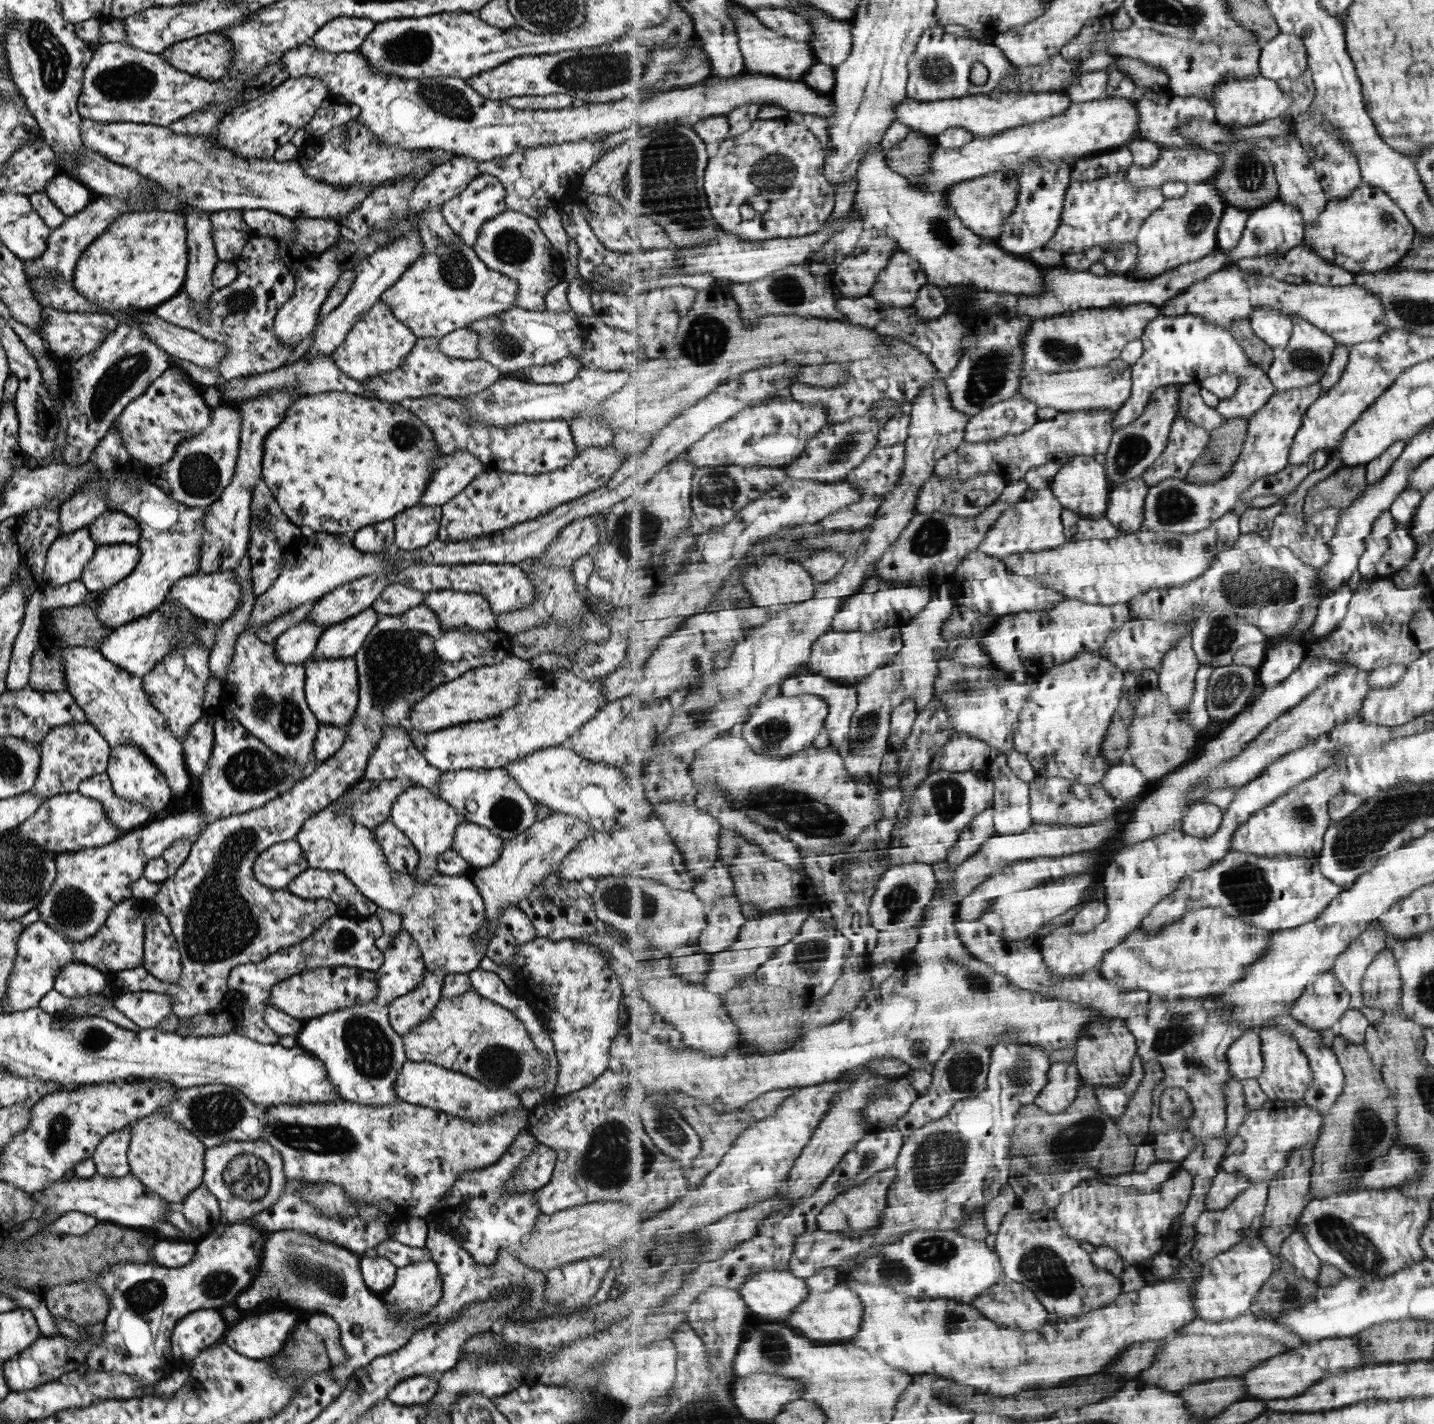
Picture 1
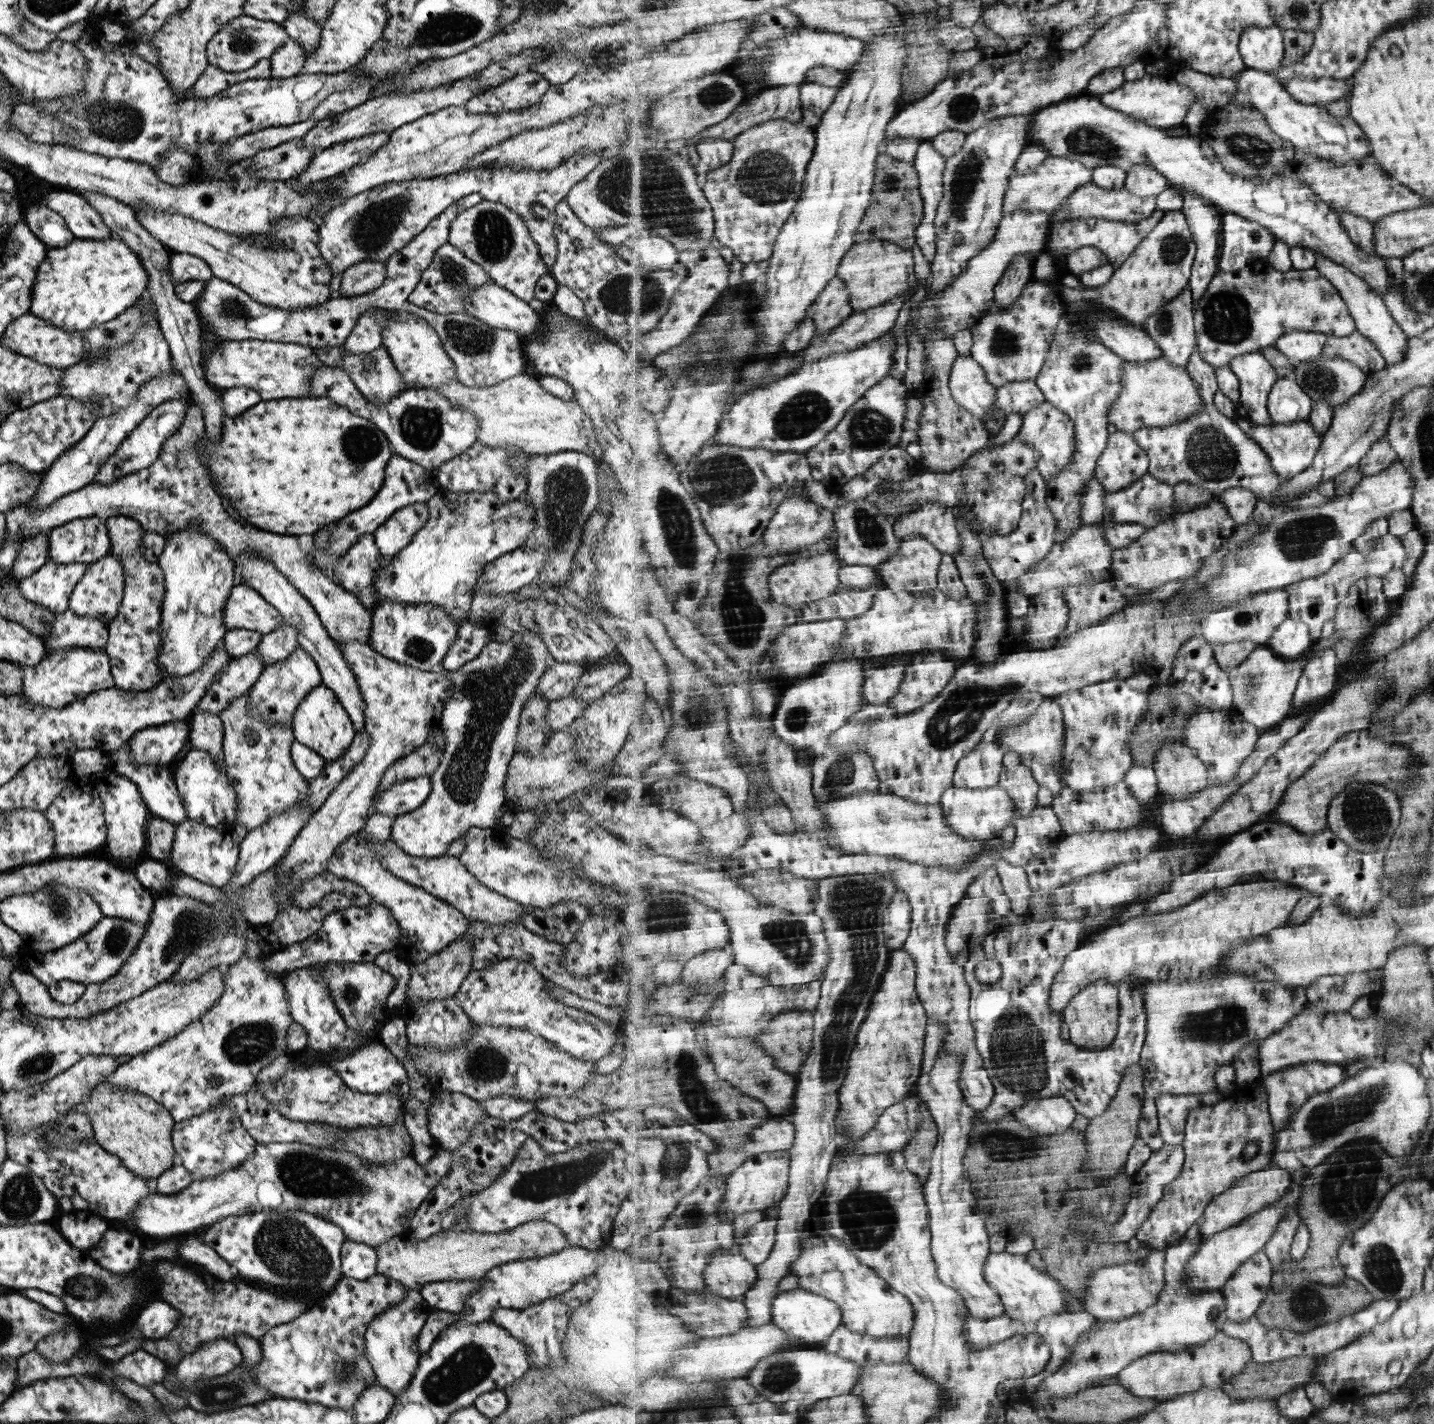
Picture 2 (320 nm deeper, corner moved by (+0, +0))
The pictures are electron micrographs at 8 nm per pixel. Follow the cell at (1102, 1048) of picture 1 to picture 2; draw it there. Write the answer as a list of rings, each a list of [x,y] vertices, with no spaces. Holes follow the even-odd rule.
[[[1101,980],[1088,984],[1085,990],[1072,998],[1063,1012],[1063,1020],[1070,1026],[1070,1041],[1088,1049],[1106,1049],[1118,1036],[1121,1008],[1116,983]]]

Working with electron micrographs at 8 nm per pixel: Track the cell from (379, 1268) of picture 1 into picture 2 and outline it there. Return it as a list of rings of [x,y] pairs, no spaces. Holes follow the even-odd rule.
[[[345,1239],[339,1249],[341,1276],[362,1281],[376,1274],[373,1247]]]

